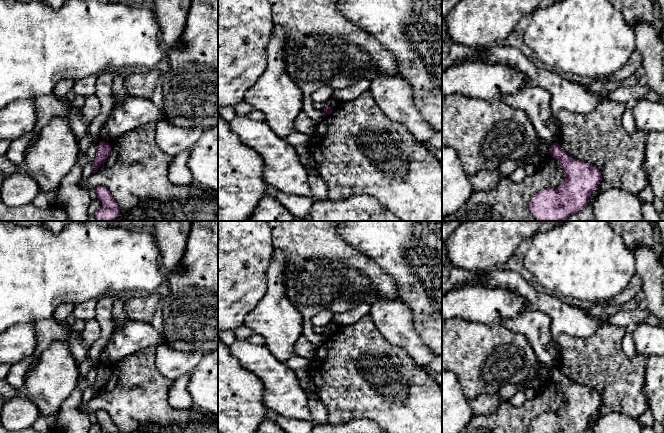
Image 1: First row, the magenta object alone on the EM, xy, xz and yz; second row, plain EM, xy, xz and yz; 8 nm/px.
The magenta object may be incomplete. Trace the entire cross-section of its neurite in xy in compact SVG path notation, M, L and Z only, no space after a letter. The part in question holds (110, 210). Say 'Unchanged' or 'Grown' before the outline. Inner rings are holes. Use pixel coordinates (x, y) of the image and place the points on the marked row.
Unchanged. M104 186L95 188L97 198L102 202L102 207L99 208L94 217L96 221L112 221L120 215L120 208L110 191Z

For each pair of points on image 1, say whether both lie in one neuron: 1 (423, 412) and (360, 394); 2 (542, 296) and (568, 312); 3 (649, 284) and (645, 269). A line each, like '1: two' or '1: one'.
1: one
2: one
3: one

